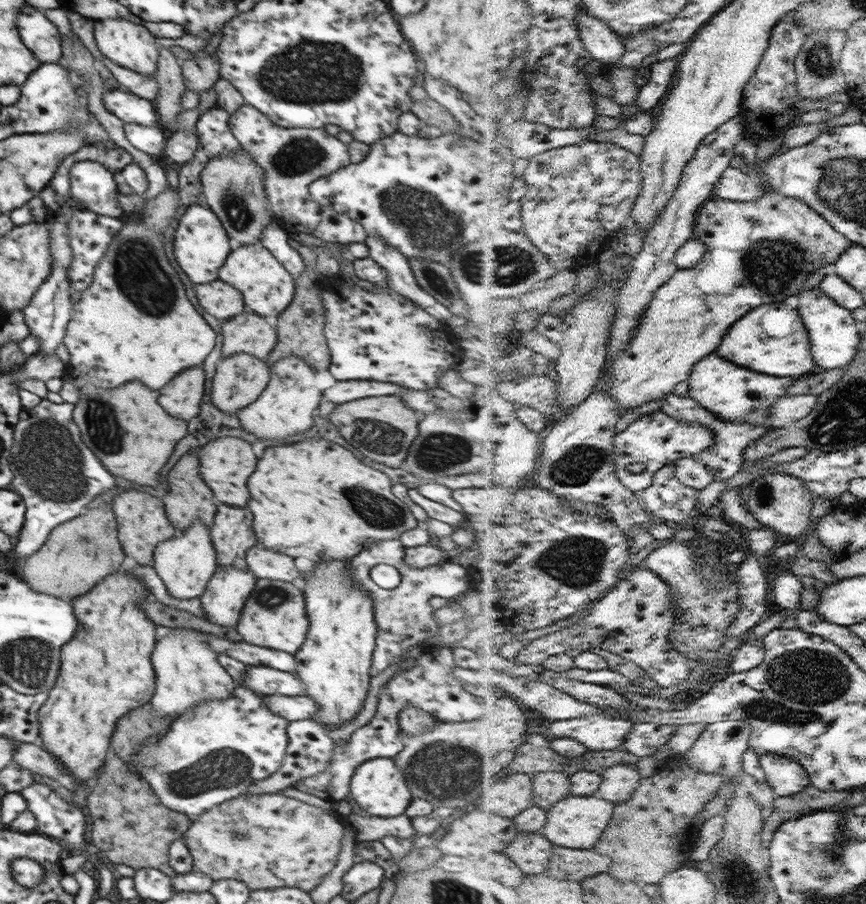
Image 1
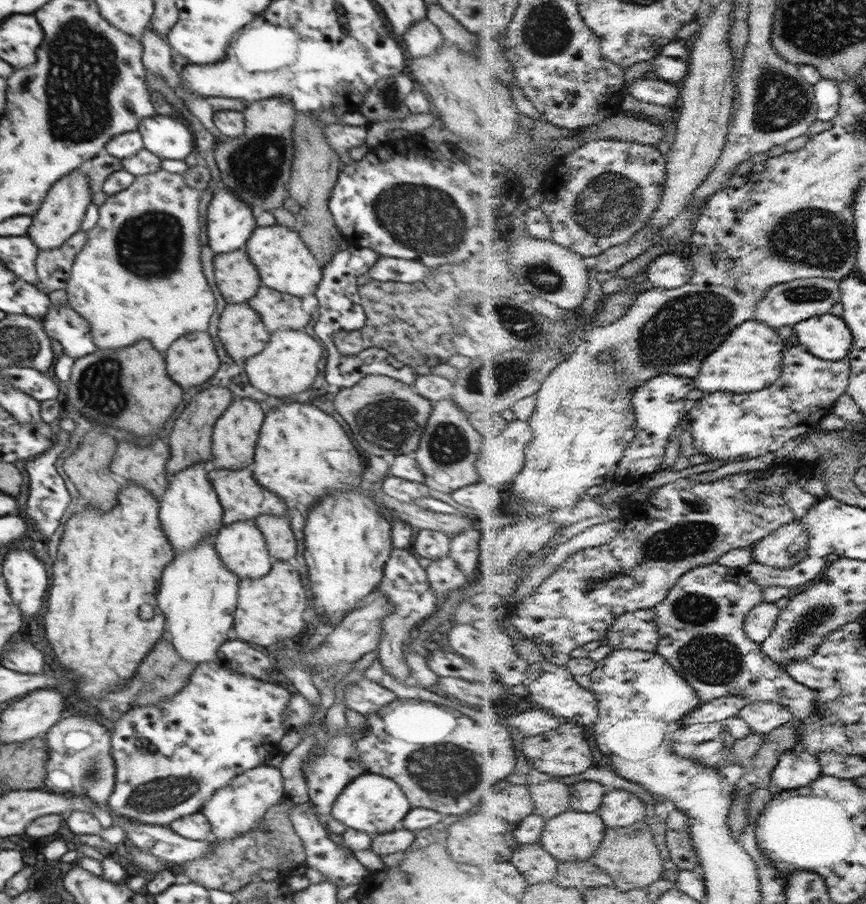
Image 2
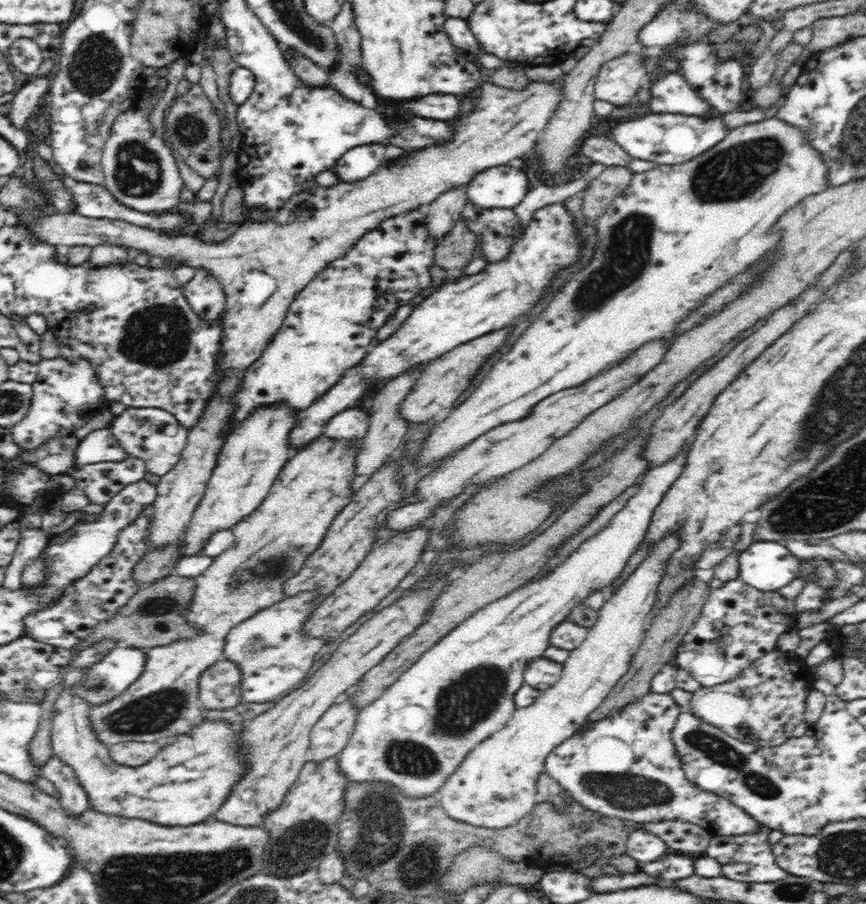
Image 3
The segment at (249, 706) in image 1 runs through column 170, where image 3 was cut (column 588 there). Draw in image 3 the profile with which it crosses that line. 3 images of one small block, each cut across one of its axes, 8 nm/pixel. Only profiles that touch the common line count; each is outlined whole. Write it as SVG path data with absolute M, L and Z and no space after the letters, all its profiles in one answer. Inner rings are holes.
M650 690L638 702L629 702L622 710L614 711L606 718L587 722L556 746L545 760L545 773L584 808L625 820L629 824L680 819L724 836L752 834L764 827L732 801L700 790L686 778L672 741L672 730L682 711L683 707L676 704L671 693L660 694Z

